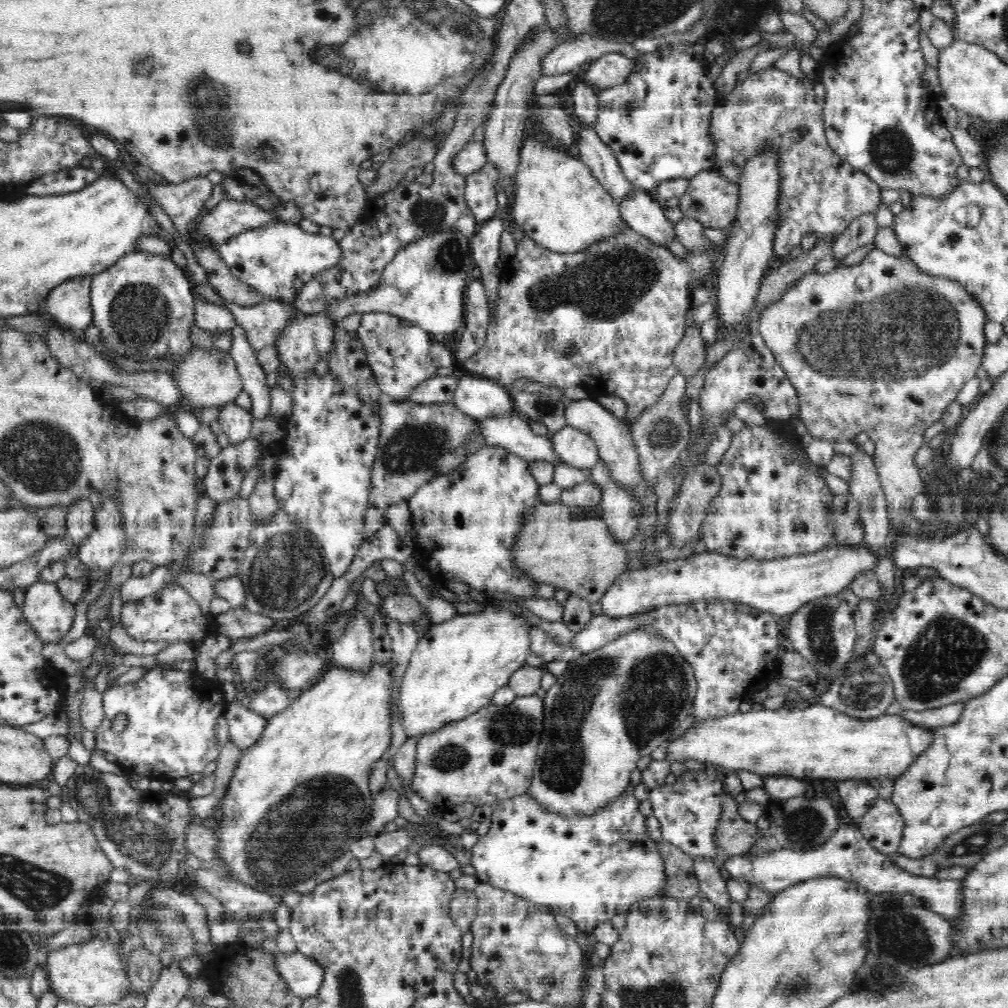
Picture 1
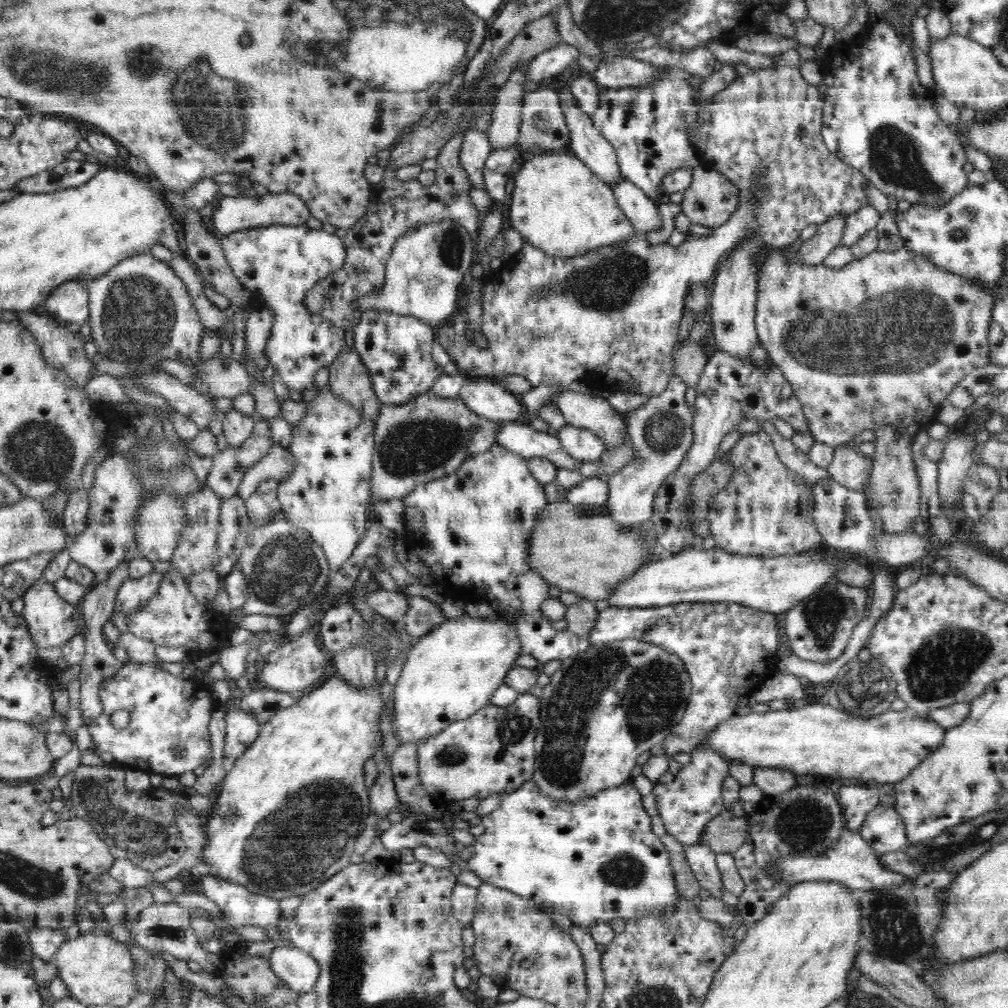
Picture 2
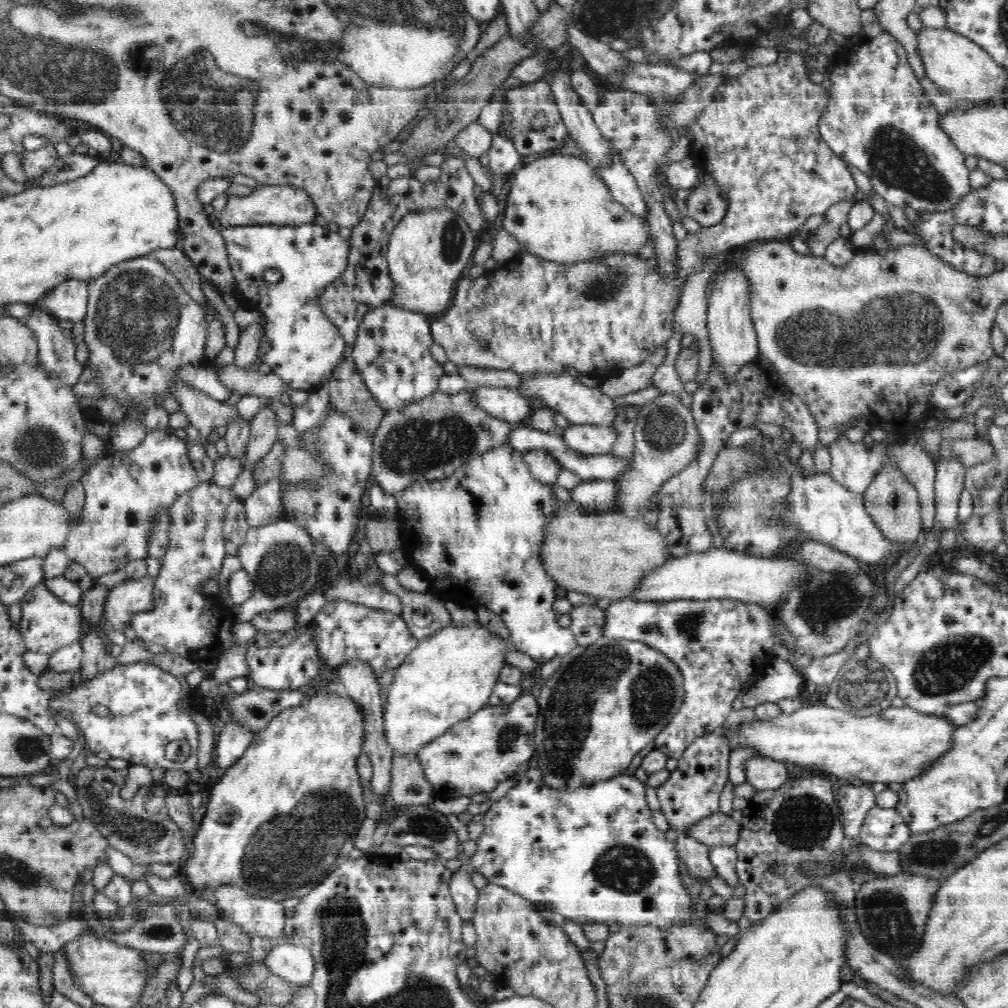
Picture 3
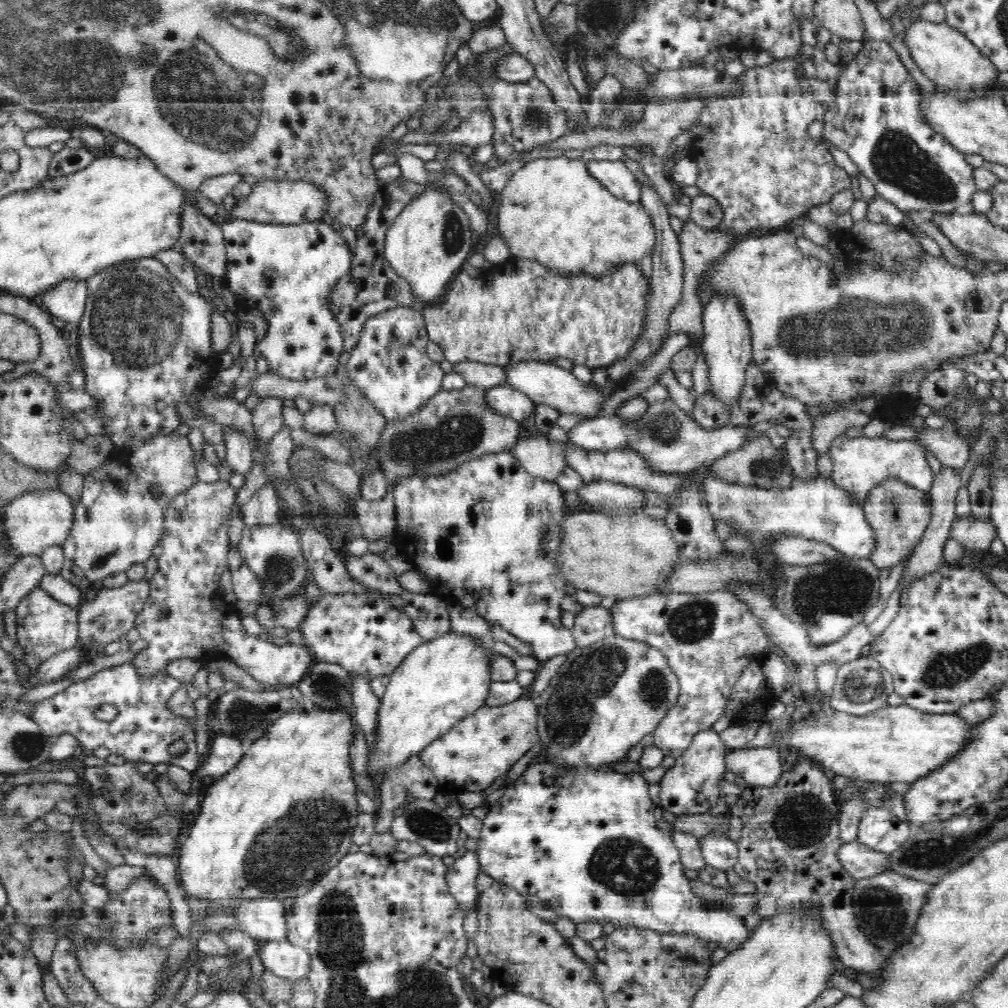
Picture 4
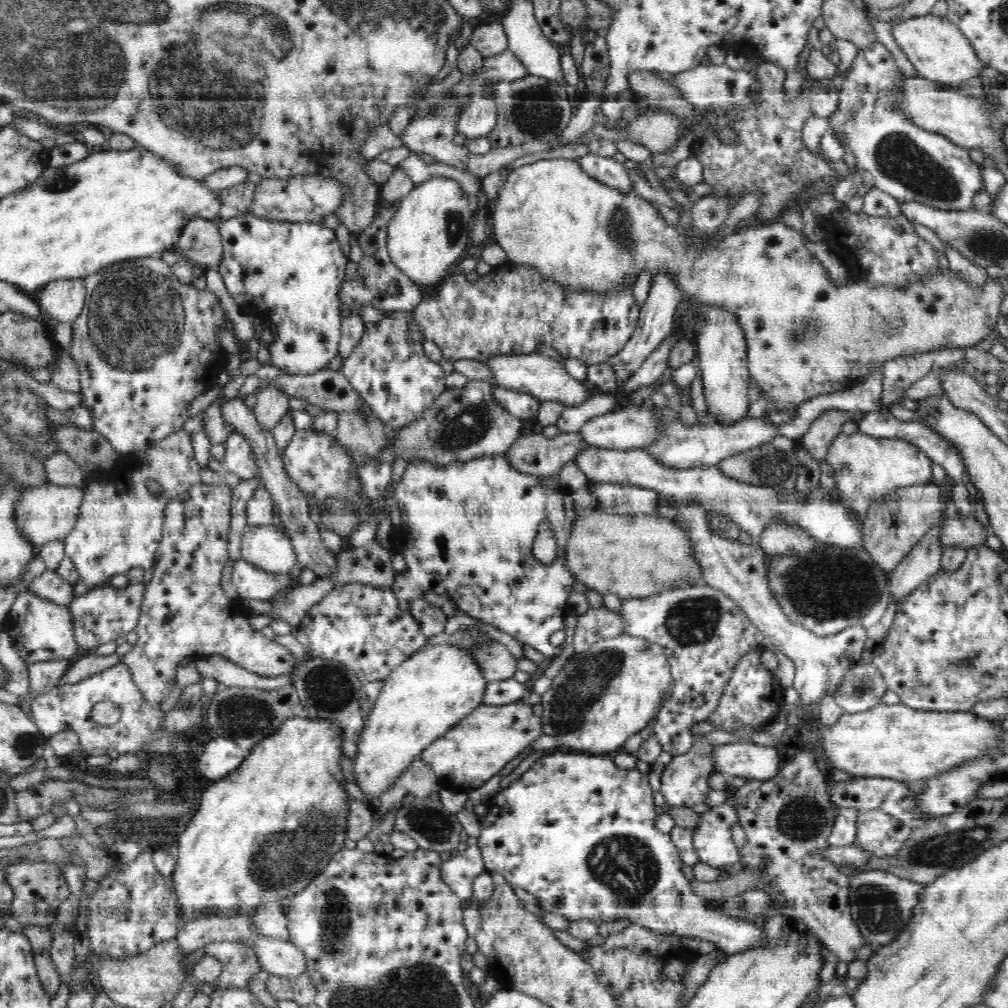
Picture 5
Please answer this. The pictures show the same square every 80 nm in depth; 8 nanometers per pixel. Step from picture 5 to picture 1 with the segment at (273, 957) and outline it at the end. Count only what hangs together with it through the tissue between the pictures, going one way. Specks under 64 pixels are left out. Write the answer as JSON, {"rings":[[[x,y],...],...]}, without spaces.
{"rings":[[[295,951],[291,954],[275,952],[275,969],[279,975],[287,982],[290,992],[300,998],[317,996],[320,985],[324,978],[324,969],[316,961],[309,959],[302,953]]]}

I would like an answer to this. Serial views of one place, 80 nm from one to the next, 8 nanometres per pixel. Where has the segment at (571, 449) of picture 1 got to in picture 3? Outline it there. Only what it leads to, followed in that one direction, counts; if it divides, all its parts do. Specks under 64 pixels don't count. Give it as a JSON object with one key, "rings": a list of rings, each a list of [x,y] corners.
{"rings":[[[571,424],[563,429],[562,438],[568,447],[581,455],[603,455],[610,453],[618,433],[608,425]]]}

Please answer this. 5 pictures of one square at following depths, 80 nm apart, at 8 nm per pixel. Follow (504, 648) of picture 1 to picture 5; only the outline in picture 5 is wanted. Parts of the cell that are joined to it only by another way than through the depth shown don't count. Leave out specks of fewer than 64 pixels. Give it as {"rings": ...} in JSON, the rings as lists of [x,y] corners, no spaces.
{"rings":[[[427,643],[385,679],[352,761],[354,780],[372,808],[425,748],[482,704],[487,684],[467,650],[447,643]]]}

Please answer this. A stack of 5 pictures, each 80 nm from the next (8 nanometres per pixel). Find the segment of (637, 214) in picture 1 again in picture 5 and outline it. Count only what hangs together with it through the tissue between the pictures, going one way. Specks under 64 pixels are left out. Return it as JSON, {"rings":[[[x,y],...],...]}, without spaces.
{"rings":[[[591,153],[576,158],[575,161],[588,176],[595,178],[595,180],[624,194],[635,194],[624,163],[612,157],[602,157]]]}

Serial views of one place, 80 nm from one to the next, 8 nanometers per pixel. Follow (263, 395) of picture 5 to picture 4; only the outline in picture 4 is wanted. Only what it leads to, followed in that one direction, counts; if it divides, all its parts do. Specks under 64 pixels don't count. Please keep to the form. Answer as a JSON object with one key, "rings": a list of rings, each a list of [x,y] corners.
{"rings":[[[261,397],[258,406],[252,411],[254,437],[258,443],[268,443],[285,425],[282,419],[284,408],[281,398]]]}

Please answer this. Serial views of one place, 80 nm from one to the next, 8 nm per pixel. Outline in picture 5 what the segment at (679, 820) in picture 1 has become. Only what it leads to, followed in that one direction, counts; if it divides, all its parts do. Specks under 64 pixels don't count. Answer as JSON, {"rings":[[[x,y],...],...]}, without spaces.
{"rings":[[[697,739],[692,748],[684,754],[673,756],[661,775],[660,792],[668,807],[694,808],[694,804],[704,802],[704,794],[708,790],[707,779],[710,774],[717,772],[715,762],[711,759],[711,752],[716,745],[712,745],[708,739]]]}

